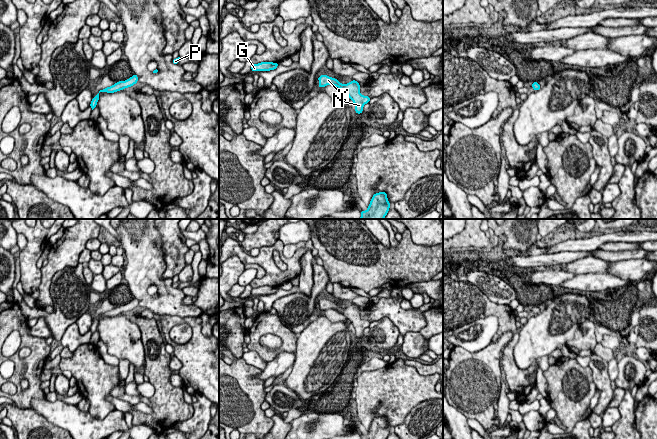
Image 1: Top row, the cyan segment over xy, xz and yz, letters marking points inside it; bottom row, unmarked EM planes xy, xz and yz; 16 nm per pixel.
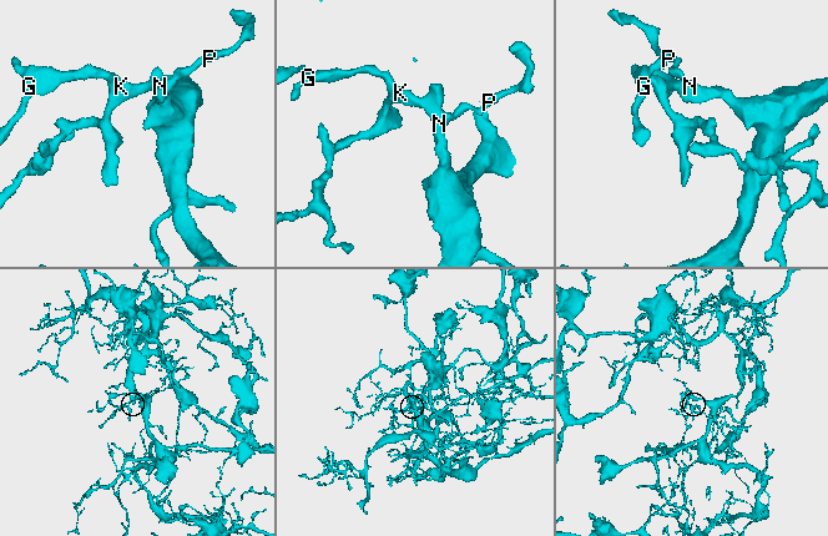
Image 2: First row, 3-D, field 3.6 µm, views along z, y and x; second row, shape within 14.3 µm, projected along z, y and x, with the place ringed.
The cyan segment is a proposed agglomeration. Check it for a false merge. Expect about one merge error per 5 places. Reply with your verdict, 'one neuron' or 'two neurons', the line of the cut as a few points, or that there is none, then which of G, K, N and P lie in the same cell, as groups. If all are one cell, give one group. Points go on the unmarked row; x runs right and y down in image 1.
one neuron | no cut | G K N P

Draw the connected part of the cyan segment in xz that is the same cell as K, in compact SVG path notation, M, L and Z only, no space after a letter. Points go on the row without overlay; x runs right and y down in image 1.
M321 299L318 301L318 312L325 311L327 309L333 309L343 314L355 329L355 336L361 338L365 328L370 326L370 321L364 320L360 317L360 309L358 305L352 304L347 308L341 308L336 302L329 301L327 299Z

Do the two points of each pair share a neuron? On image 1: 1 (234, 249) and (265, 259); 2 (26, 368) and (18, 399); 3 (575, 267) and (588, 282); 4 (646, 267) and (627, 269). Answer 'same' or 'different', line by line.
1: same
2: same
3: different
4: same

